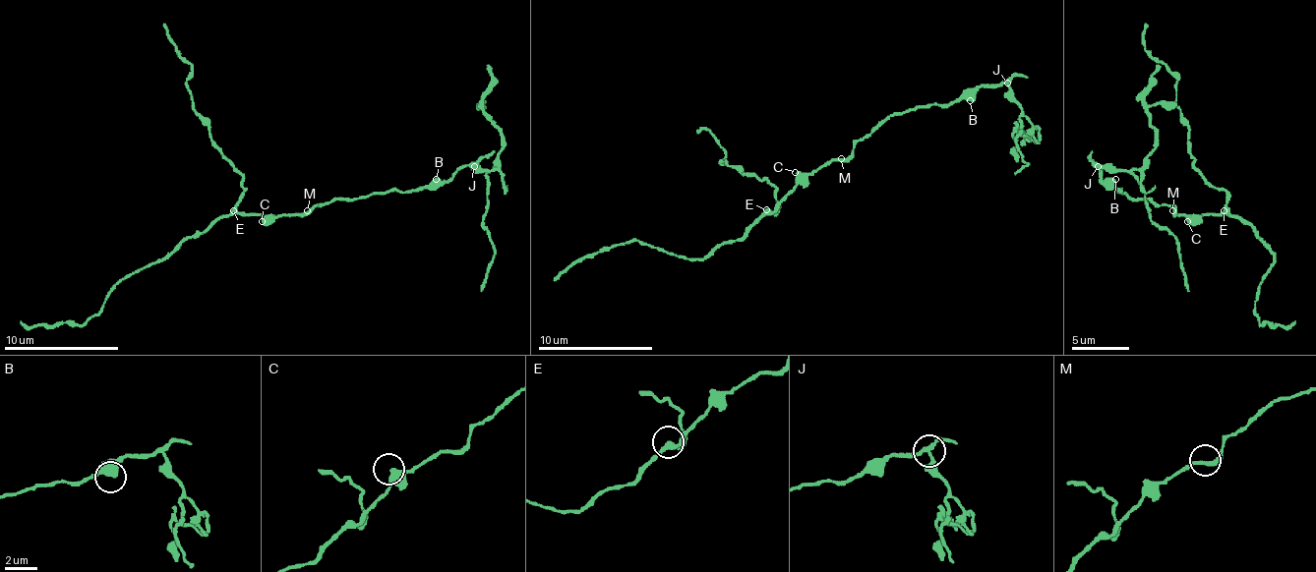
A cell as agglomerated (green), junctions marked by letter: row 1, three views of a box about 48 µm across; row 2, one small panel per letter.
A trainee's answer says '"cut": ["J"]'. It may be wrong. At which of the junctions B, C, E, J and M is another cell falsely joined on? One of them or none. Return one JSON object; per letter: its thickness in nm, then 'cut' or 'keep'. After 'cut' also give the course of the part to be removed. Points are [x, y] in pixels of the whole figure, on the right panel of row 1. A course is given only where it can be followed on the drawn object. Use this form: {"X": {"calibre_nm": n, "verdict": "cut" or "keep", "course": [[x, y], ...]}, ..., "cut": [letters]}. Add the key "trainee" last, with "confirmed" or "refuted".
{"B": {"calibre_nm": 340, "verdict": "keep"}, "C": {"calibre_nm": 360, "verdict": "keep"}, "E": {"calibre_nm": 240, "verdict": "keep"}, "J": {"calibre_nm": 260, "verdict": "cut", "course": [[1098, 167], [1127, 170], [1138, 182], [1150, 218], [1166, 230], [1178, 248], [1190, 290]]}, "M": {"calibre_nm": 240, "verdict": "keep"}, "cut": ["J"], "trainee": "confirmed"}

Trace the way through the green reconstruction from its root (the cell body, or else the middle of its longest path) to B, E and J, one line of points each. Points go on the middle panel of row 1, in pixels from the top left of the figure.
B: (844, 161), (858, 141), (864, 141), (892, 115), (932, 103), (952, 103), (964, 98), (970, 100)
E: (844, 161), (826, 161), (812, 169), (772, 212), (766, 209)
J: (844, 161), (858, 141), (864, 141), (892, 115), (932, 103), (952, 103), (970, 98), (981, 86), (1007, 84)

